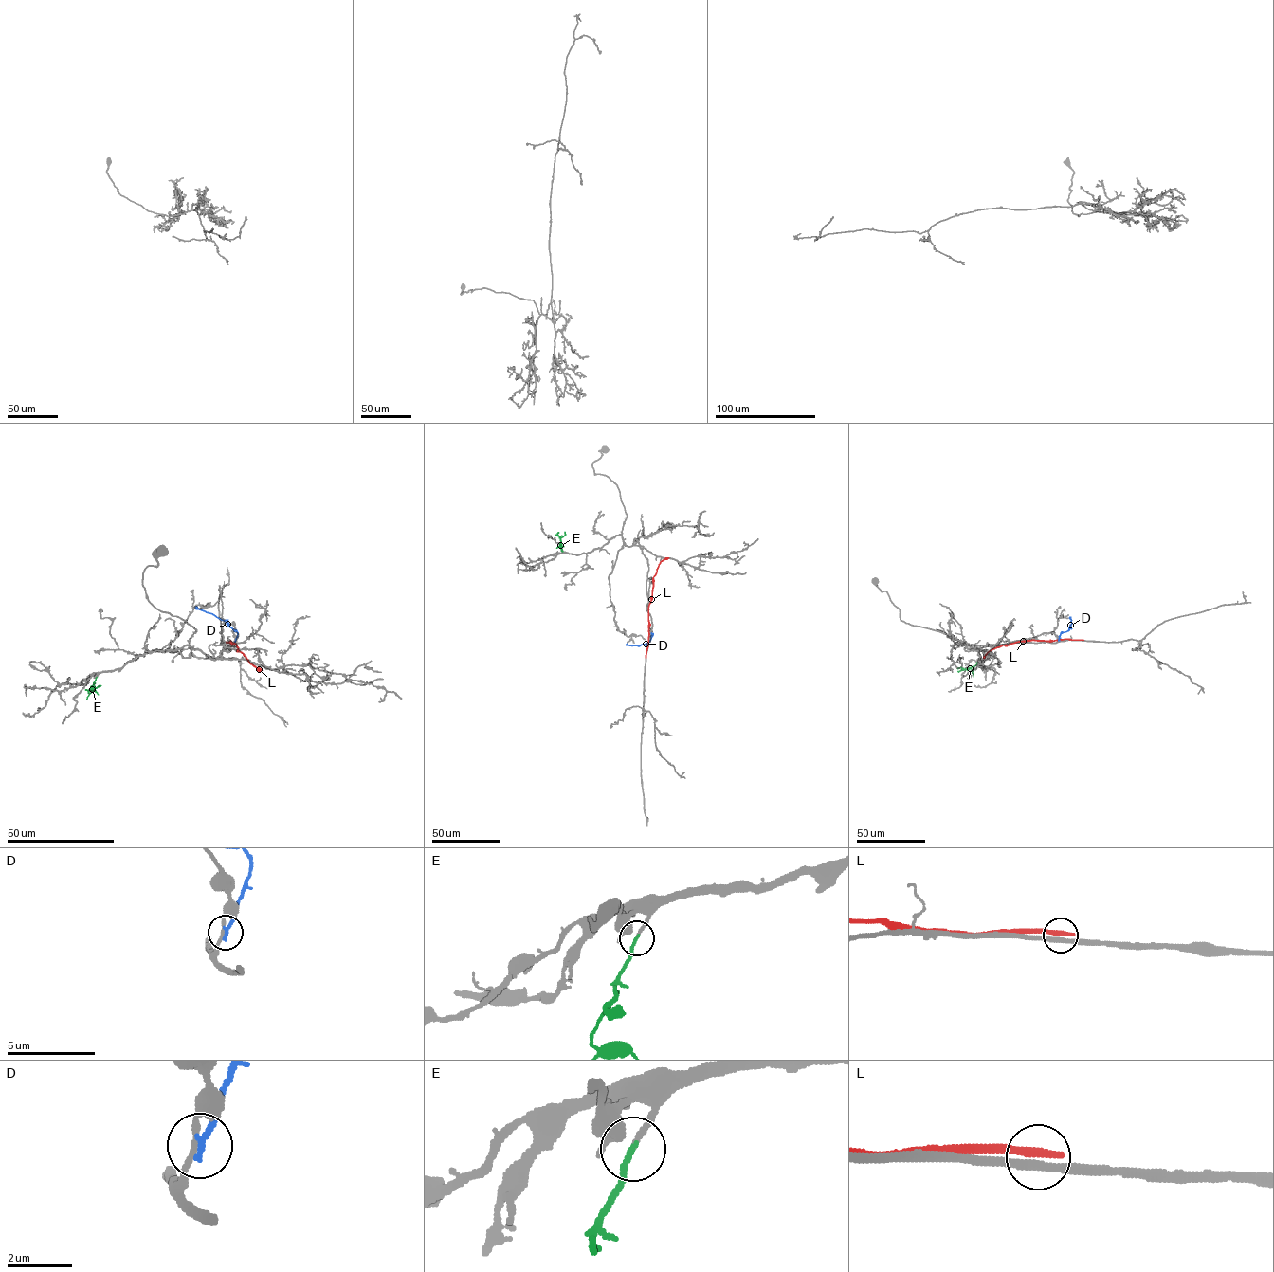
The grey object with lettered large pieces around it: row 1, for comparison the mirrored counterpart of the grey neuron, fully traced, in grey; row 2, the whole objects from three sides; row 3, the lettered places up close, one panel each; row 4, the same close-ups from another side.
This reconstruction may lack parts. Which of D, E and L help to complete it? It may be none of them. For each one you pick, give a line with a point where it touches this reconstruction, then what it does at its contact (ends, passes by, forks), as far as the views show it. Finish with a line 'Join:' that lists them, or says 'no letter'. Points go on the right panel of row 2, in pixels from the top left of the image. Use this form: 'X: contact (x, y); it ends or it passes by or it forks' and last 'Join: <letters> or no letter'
E: contact (976, 663); it ends
Join: E

